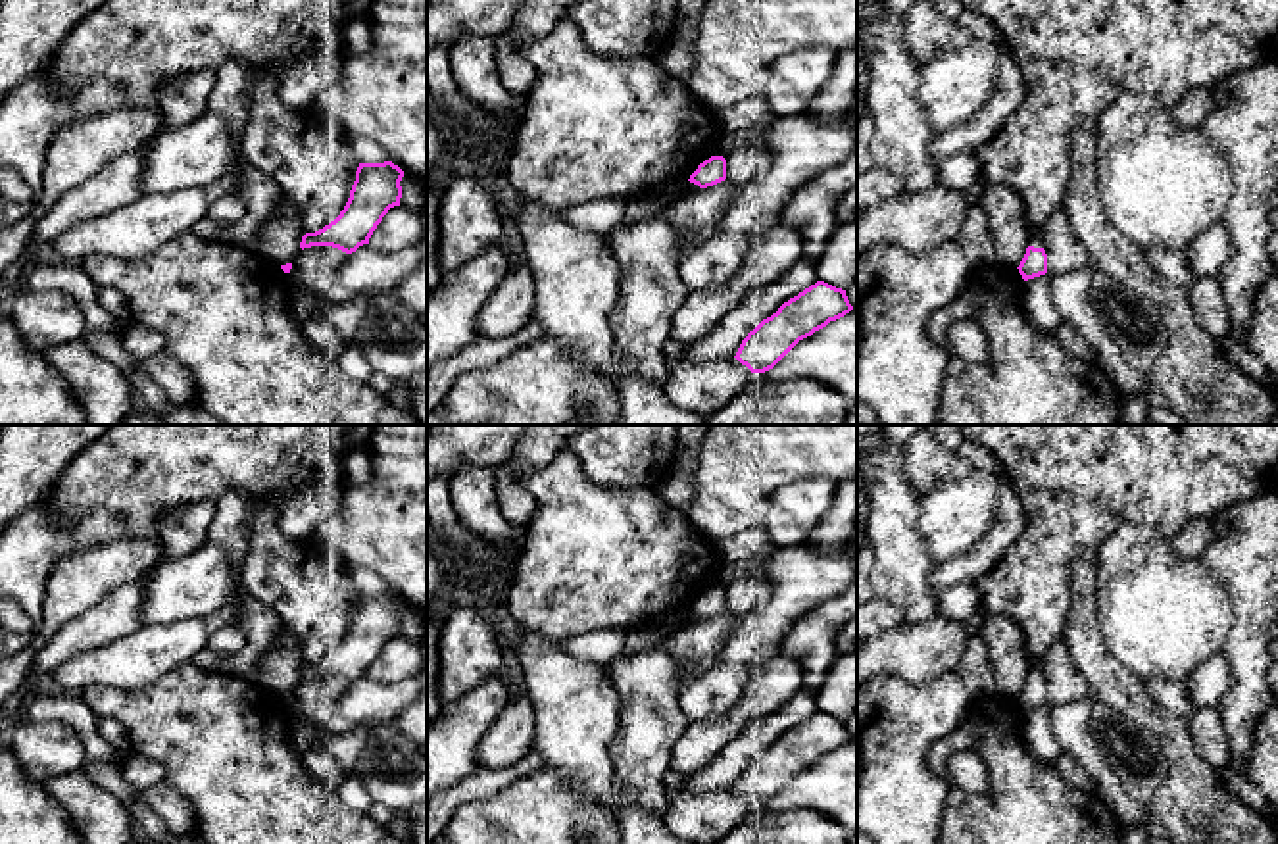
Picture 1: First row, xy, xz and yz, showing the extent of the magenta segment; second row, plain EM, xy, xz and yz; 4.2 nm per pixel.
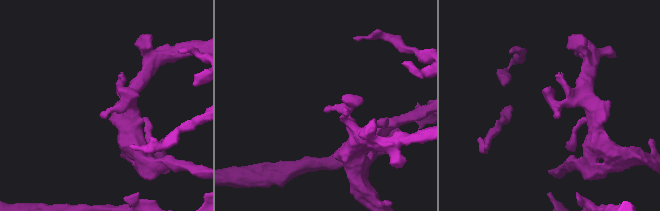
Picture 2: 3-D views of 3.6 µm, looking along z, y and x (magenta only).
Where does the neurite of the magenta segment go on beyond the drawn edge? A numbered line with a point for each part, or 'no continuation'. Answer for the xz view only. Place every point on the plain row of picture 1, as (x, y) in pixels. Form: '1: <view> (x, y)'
no continuation

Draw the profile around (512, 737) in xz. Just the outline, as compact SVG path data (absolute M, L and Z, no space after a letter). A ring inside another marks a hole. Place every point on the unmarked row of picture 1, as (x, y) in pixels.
M515 631L511 648L505 652L505 665L519 686L511 702L479 742L479 765L507 767L525 757L536 742L536 711L523 686L523 671L515 654L515 644L521 634L523 631Z

